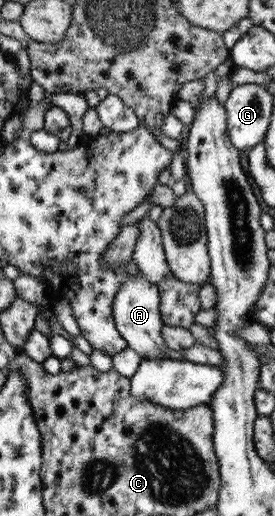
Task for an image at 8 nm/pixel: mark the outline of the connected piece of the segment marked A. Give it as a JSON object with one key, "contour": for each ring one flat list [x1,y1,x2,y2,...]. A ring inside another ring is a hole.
{"contour":[[138,273,124,282,114,296,112,304,112,319,120,336,126,340,128,348,142,356,144,360,163,357,167,345,162,339,163,321,160,313,160,294,156,284,152,284]]}

